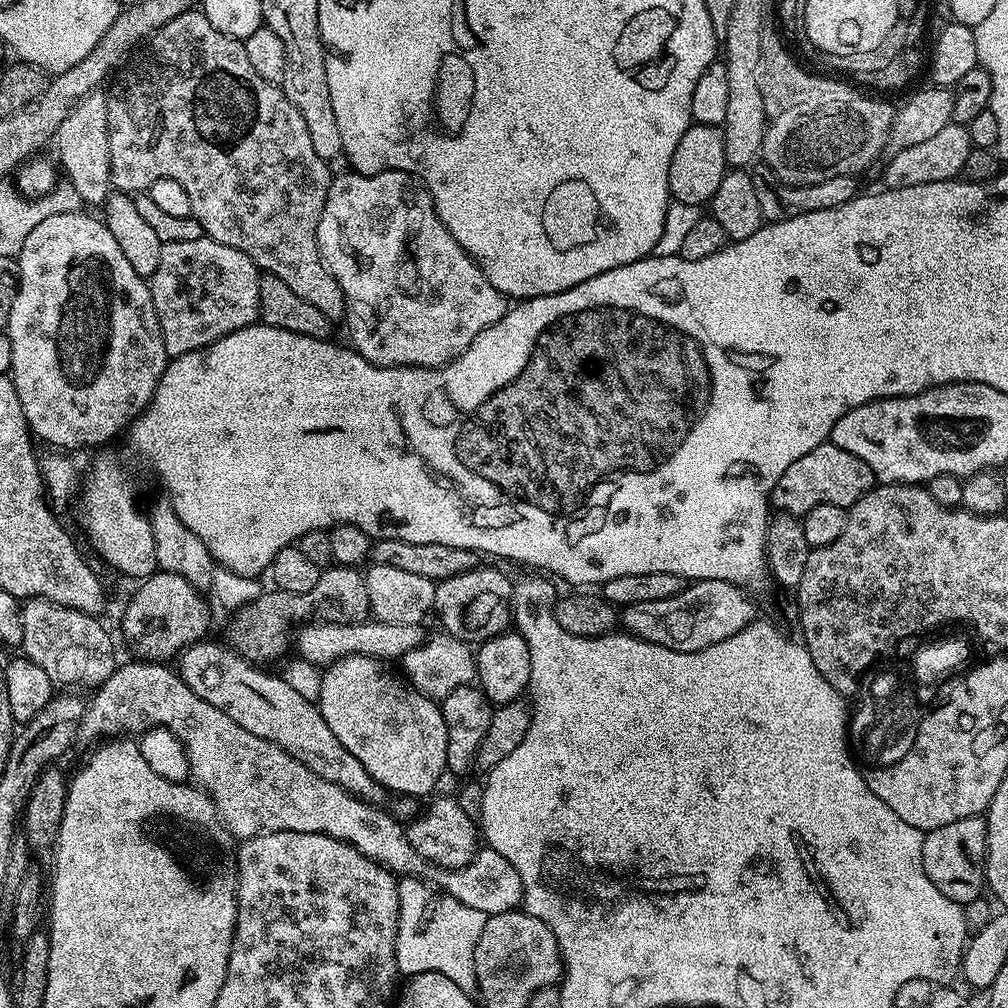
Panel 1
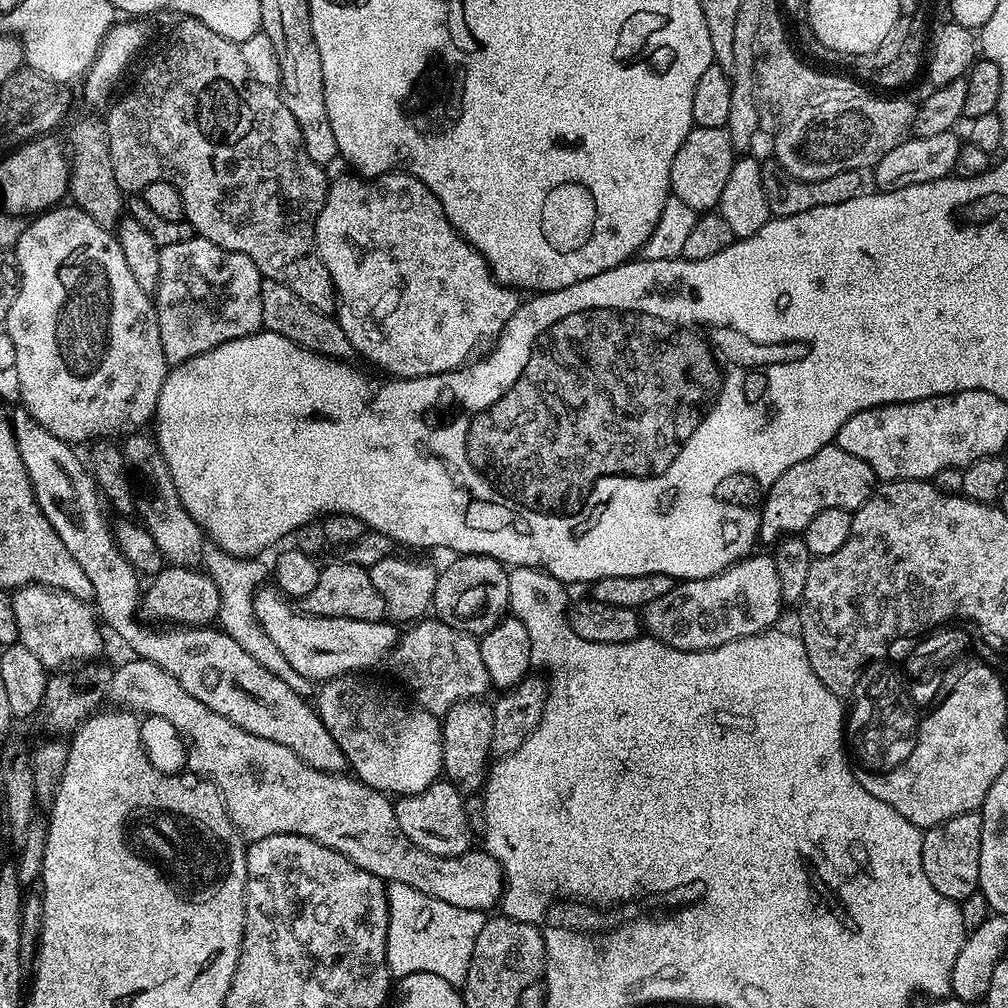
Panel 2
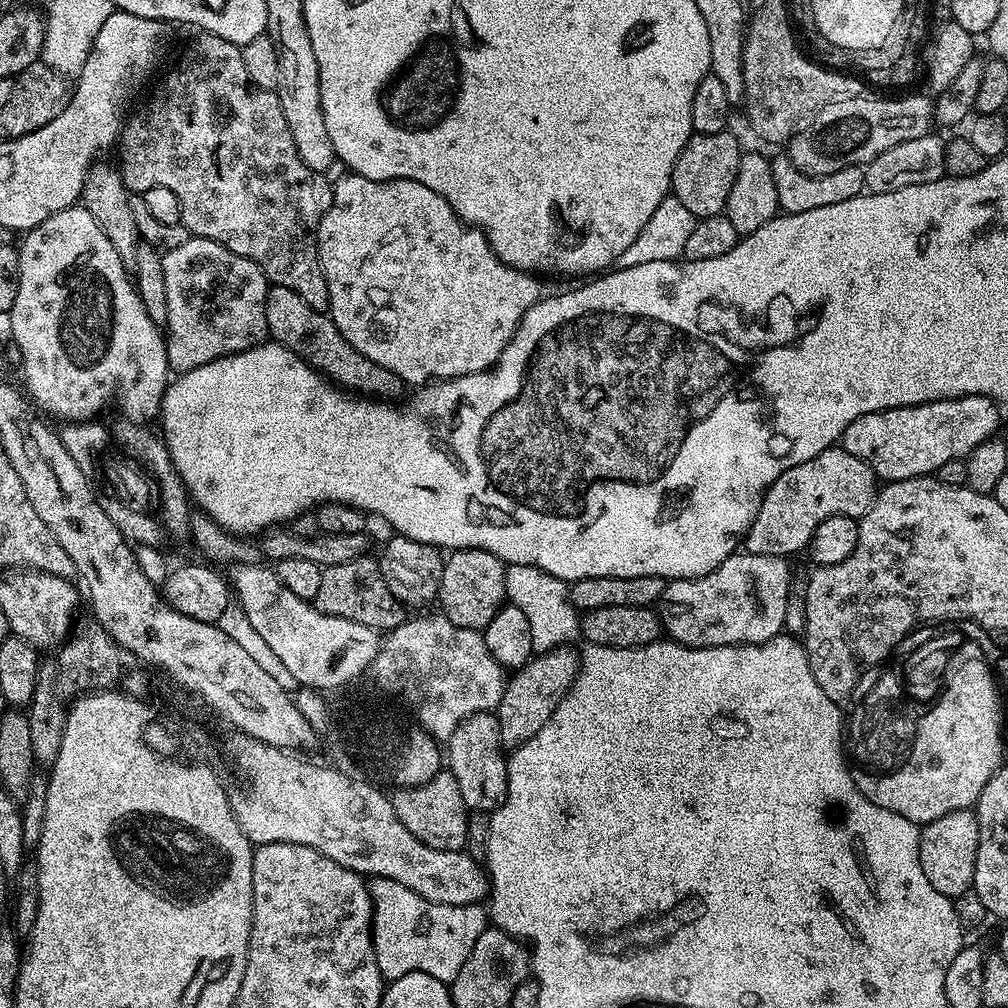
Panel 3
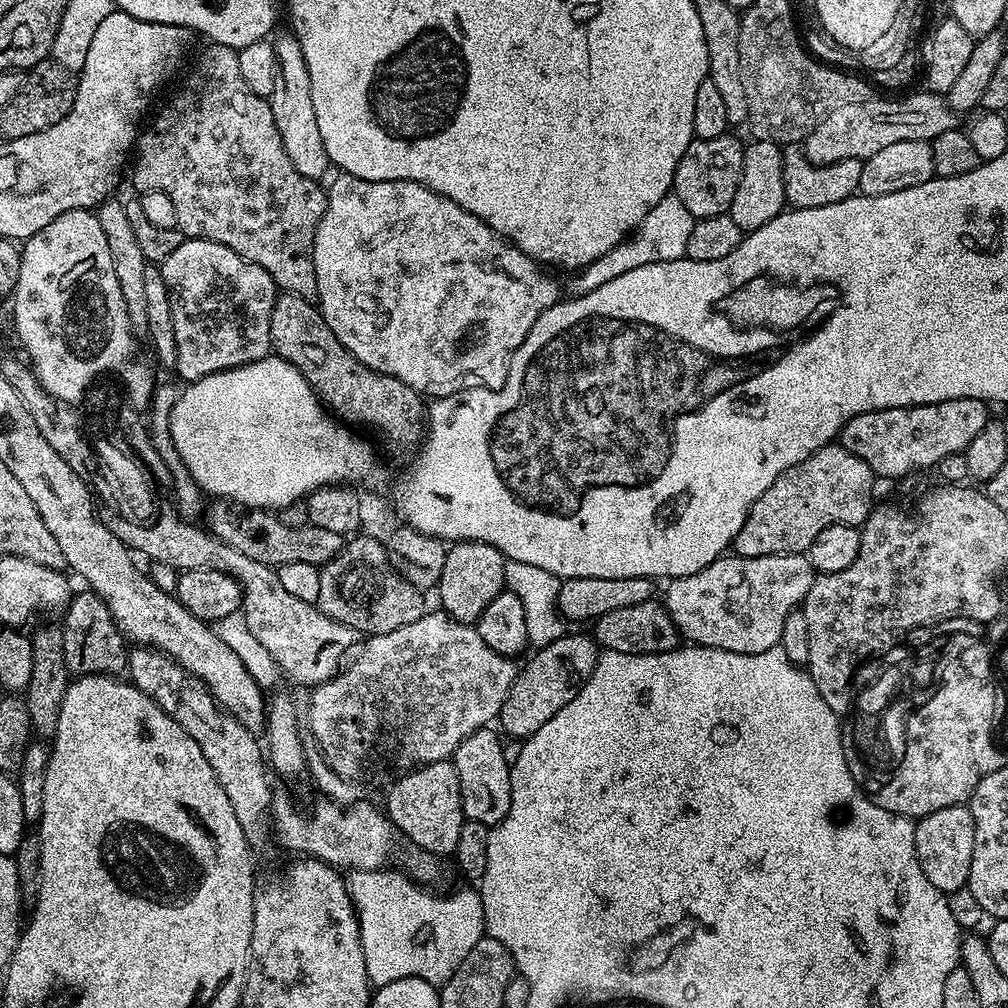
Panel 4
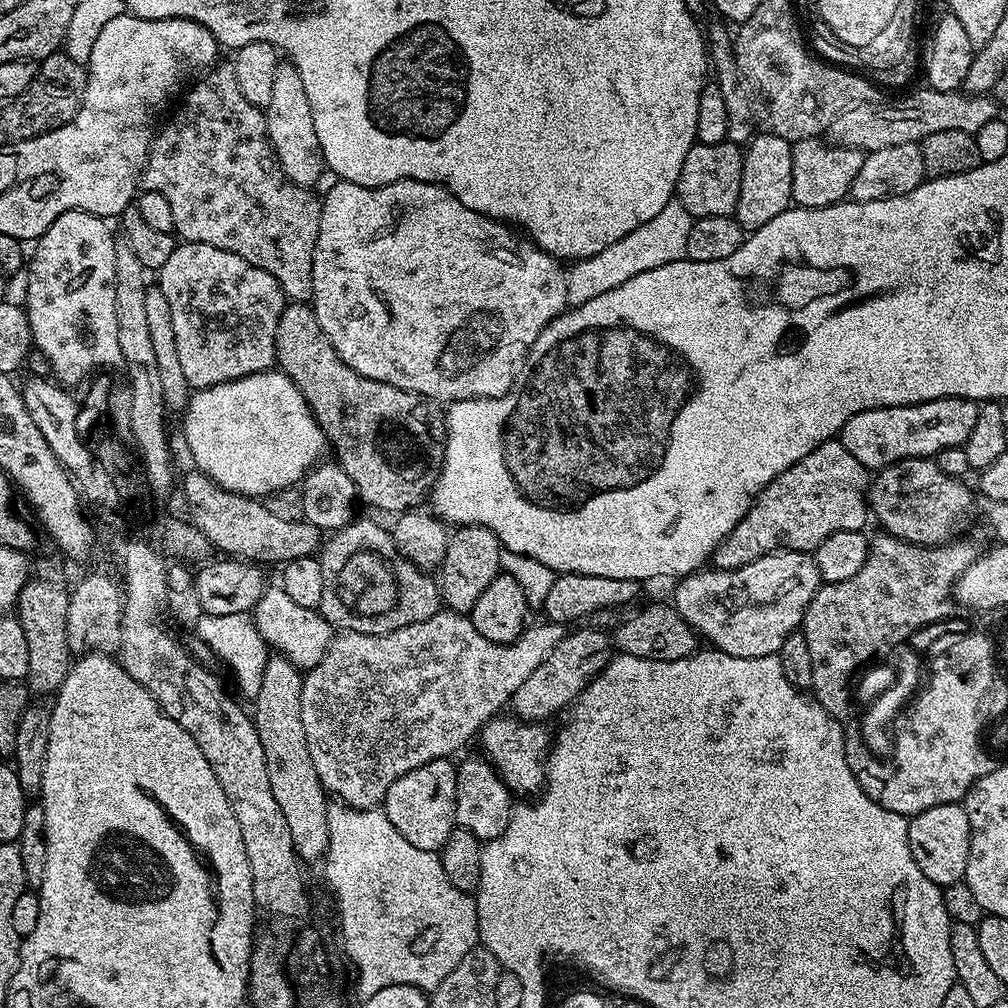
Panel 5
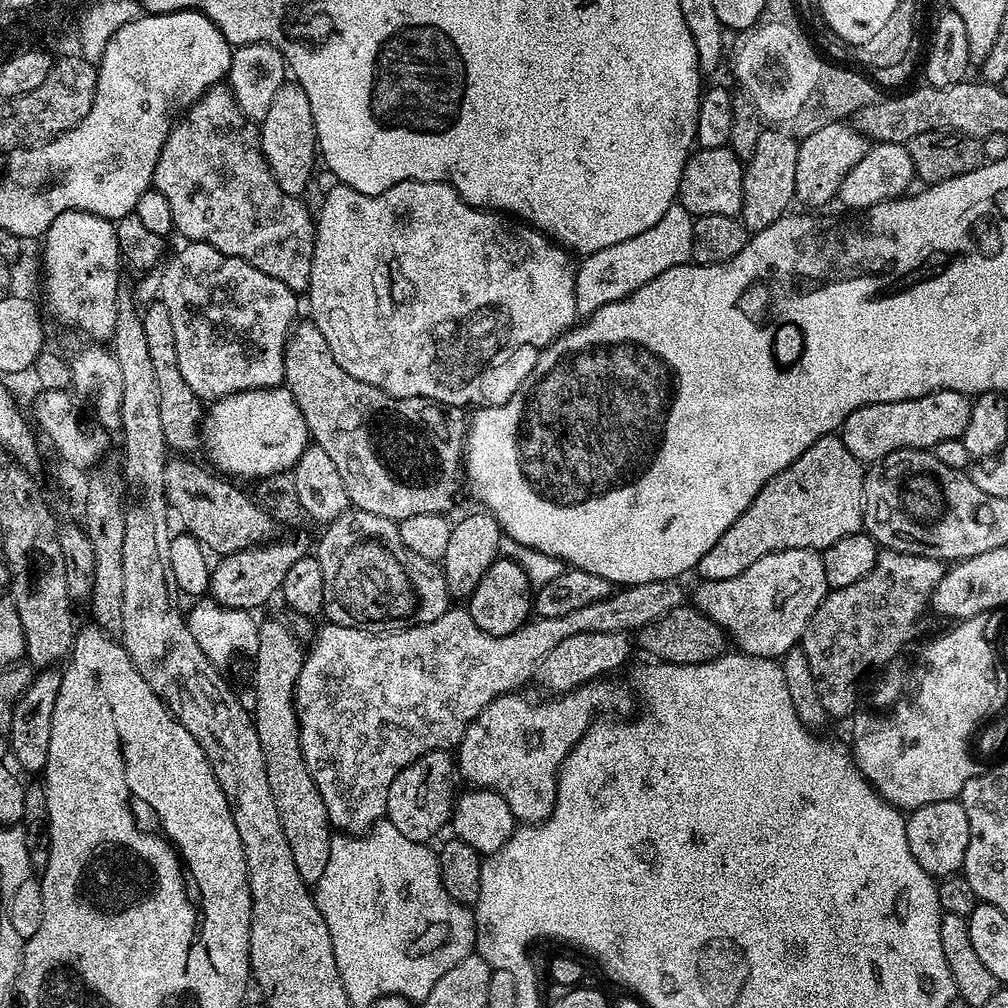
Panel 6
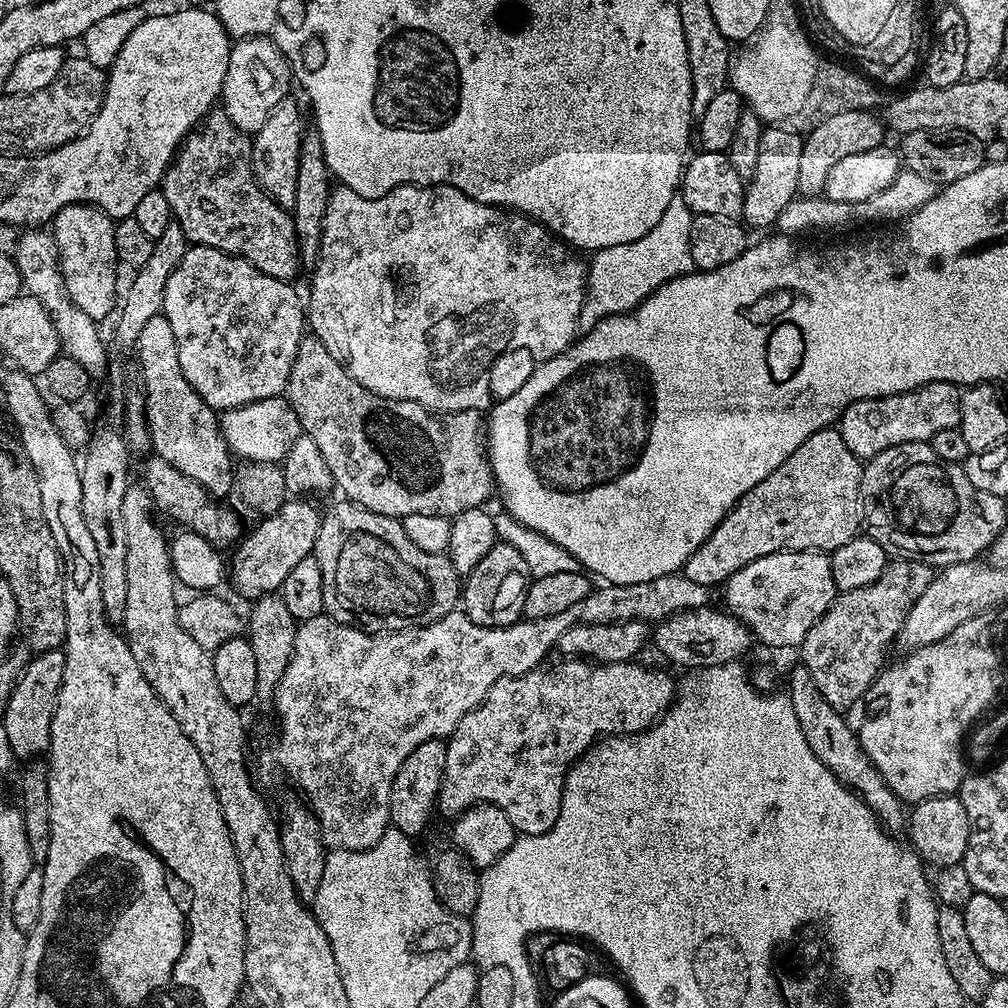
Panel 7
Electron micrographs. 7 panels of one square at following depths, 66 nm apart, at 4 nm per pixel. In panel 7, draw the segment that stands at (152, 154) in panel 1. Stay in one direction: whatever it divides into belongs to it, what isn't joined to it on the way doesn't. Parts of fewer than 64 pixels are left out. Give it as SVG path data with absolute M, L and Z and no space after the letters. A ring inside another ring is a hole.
M213 110L188 133L188 137L184 139L180 149L177 150L175 158L172 159L172 165L166 170L162 181L162 191L166 194L166 202L170 202L170 210L175 223L180 225L182 234L186 234L189 245L199 246L202 248L213 248L214 250L222 250L231 256L239 256L241 260L250 262L258 270L262 270L262 274L270 274L270 278L278 278L289 282L295 281L295 276L302 269L302 261L300 259L300 247L296 241L296 231L294 230L294 222L292 221L292 213L287 208L283 208L280 204L275 204L257 184L255 176L252 174L252 141L249 133L238 130L238 126L234 126L234 122L230 122L230 118L222 110Z

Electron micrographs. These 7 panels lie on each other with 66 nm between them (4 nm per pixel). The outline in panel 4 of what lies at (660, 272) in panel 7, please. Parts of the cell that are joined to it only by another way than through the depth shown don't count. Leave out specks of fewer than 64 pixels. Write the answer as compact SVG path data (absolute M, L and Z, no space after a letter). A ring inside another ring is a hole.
M675 194L664 196L657 206L647 212L646 218L627 239L571 275L574 277L571 278L568 288L566 284L567 293L572 296L581 296L589 293L590 290L596 290L598 286L602 286L603 283L607 283L613 278L618 278L621 274L626 274L635 267L649 265L650 262L681 259L696 221L695 216L690 214L690 210L686 209L682 200L678 199Z

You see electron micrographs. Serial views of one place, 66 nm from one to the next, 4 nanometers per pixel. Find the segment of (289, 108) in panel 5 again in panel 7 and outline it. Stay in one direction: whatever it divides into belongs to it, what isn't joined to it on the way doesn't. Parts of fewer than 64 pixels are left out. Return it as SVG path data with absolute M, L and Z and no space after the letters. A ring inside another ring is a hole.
M286 98L274 106L270 118L262 122L262 130L251 137L252 174L257 184L275 204L289 210L294 206L294 192L298 190L298 162L305 135L304 116L300 113L299 106L292 98Z

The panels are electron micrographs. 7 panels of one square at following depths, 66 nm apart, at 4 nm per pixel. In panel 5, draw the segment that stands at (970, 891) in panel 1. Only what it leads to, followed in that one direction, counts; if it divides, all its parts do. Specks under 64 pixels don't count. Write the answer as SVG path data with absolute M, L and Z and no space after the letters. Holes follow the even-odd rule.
M963 803L930 806L930 810L922 810L918 815L911 817L908 822L908 841L910 854L914 854L914 862L918 862L918 870L922 870L922 874L930 878L930 882L943 886L963 881L966 862L970 858L970 818L966 818Z

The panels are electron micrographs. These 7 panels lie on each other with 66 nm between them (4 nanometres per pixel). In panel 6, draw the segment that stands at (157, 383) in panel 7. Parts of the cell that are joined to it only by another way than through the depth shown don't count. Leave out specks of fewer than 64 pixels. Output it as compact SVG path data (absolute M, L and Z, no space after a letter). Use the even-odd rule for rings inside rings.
M159 302L143 309L142 330L146 333L146 347L150 363L154 366L155 381L158 382L158 411L162 418L162 434L169 449L176 454L192 454L202 444L202 421L205 405L196 397L194 390L186 386L182 370L178 370L178 350L174 346L174 325L170 323L170 310Z

